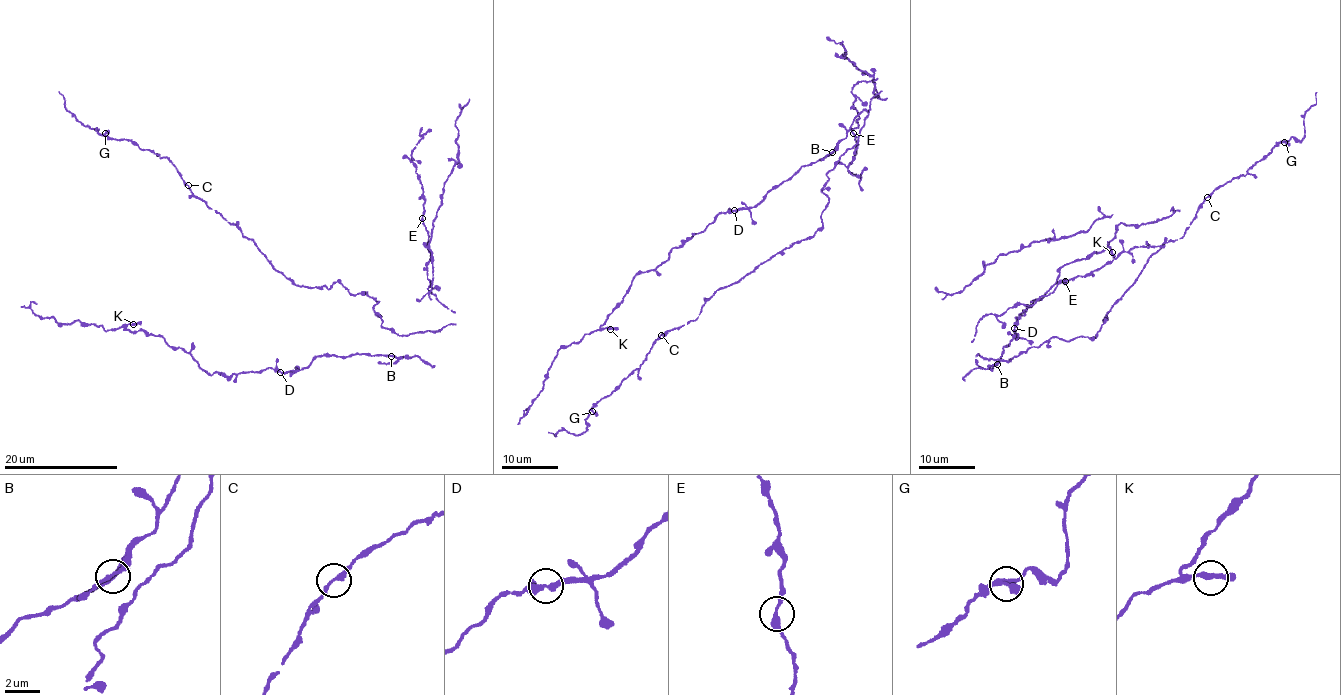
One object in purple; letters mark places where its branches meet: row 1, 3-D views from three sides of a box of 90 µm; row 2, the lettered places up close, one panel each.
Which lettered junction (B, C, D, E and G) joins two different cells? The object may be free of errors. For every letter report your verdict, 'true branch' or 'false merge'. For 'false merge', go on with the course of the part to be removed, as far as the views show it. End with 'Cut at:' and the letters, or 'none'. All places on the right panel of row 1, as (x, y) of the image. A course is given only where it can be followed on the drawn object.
B: true branch
C: true branch
D: true branch
E: true branch
G: true branch
Cut at: none

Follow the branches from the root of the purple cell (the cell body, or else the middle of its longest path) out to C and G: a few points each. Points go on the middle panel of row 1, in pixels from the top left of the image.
C: (827, 173), (822, 192), (827, 206), (814, 234), (718, 289), (695, 320), (661, 334)
G: (827, 173), (822, 192), (827, 206), (814, 234), (718, 289), (695, 320), (660, 335), (639, 368), (592, 411)

